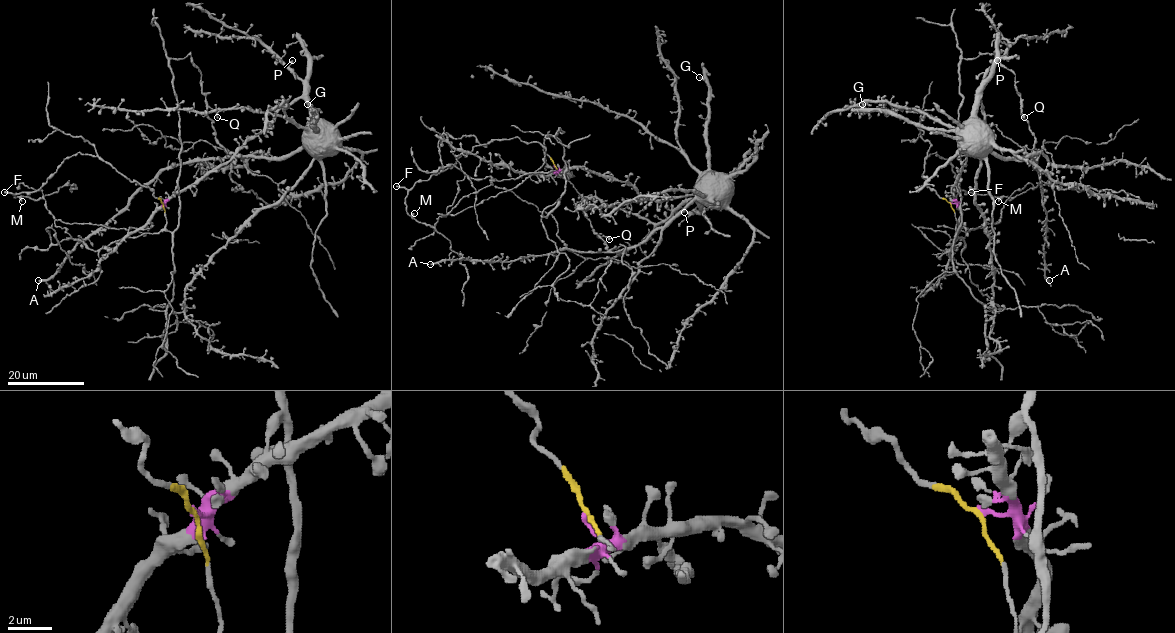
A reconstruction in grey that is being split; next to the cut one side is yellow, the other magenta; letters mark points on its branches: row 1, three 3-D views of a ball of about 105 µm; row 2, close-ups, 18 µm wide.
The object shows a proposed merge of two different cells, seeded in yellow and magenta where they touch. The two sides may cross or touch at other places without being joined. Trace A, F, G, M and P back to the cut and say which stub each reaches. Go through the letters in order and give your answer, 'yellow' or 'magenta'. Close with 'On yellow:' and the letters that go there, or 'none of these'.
A: magenta
F: yellow
G: magenta
M: yellow
P: magenta
On yellow: F, M

